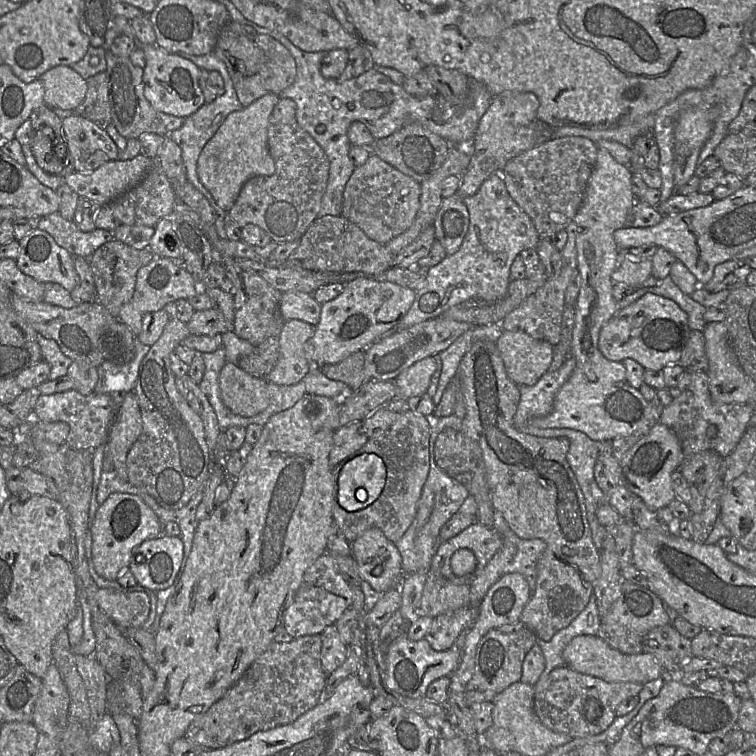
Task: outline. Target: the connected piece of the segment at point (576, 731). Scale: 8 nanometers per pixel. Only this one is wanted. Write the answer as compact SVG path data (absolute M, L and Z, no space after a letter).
M565 665L565 666L552 670L549 674L542 673L539 680L533 687L534 687L534 711L537 715L537 717L539 718L539 720L541 721L541 723L544 726L546 726L547 728L549 728L550 730L567 734L567 735L571 736L571 738L573 739L573 738L582 738L582 737L586 737L586 736L593 736L593 735L596 735L596 734L599 734L599 733L602 733L603 731L605 731L616 718L616 708L618 707L618 705L622 701L624 701L630 697L638 696L639 692L643 688L643 685L640 683L635 683L635 682L607 682L600 678L591 676L591 675L579 673L579 672L571 669L567 665Z

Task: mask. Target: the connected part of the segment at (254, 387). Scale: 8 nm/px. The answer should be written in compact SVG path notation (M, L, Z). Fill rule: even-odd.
M226 362L219 374L219 388L224 405L235 415L252 417L269 404L267 380L248 374Z

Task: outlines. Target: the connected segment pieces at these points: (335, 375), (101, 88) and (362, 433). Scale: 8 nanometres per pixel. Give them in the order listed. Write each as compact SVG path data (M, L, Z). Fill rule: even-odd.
M357 351L341 362L321 366L321 372L329 379L345 383L351 391L358 390L369 379L364 370L365 351Z
M98 73L87 81L87 93L83 102L75 109L76 115L95 123L101 129L106 129L112 123L108 96L108 75Z
M364 421L352 422L336 430L333 435L333 447L329 454L331 468L353 458L368 439Z

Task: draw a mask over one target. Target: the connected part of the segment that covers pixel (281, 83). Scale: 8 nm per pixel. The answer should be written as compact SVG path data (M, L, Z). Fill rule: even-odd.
M266 34L254 39L266 57L266 63L256 74L234 83L237 97L247 107L268 93L280 94L290 87L297 75L296 62L289 50Z

